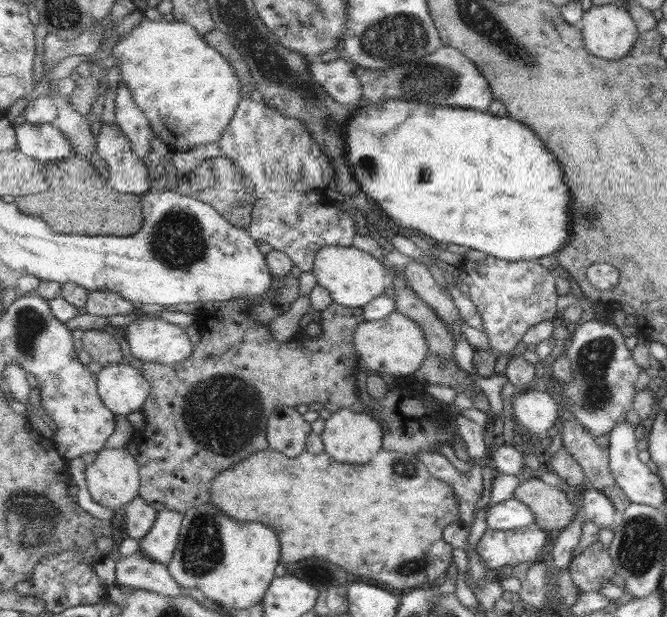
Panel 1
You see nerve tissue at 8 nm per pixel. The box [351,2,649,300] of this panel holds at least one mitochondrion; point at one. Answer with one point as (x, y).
(400, 34)

